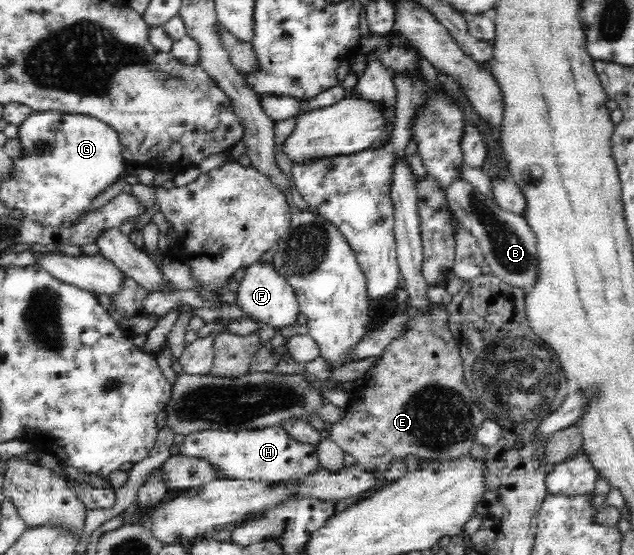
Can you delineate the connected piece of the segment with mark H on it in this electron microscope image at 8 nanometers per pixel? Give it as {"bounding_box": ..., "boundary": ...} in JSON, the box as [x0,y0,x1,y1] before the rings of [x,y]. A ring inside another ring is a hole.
{"bounding_box":[179,425,319,486],"boundary":[[[281,425],[254,427],[244,431],[196,431],[185,435],[179,453],[206,460],[226,479],[268,482],[278,486],[282,482],[298,482],[308,478],[319,468],[316,447],[294,441]]]}

